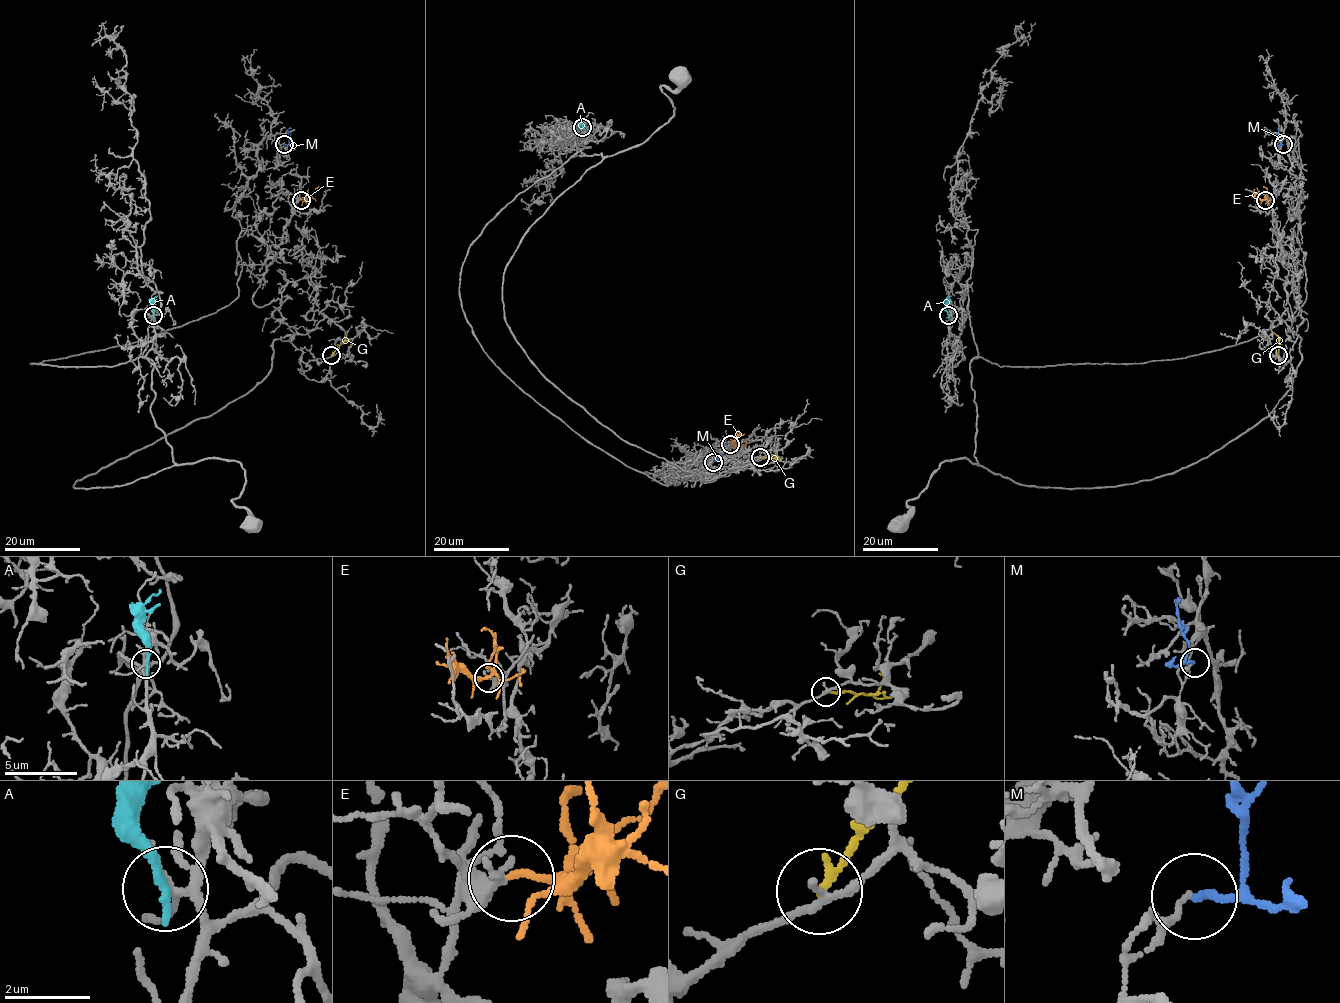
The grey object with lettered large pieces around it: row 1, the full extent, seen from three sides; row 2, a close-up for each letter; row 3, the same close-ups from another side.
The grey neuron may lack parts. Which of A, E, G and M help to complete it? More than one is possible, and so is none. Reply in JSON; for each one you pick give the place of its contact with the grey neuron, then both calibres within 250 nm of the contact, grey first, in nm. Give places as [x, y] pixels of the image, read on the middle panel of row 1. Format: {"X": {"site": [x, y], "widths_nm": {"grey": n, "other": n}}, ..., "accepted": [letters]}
{"E": {"site": [730, 444], "widths_nm": {"grey": 200, "other": 160}}, "accepted": ["E"]}

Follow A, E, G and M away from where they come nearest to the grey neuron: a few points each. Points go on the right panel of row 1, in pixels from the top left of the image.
A: (948, 315), (946, 300), (951, 295)
E: (1265, 200), (1266, 188), (1263, 187)
G: (1278, 355), (1278, 337), (1273, 332)
M: (1282, 145), (1278, 127)

